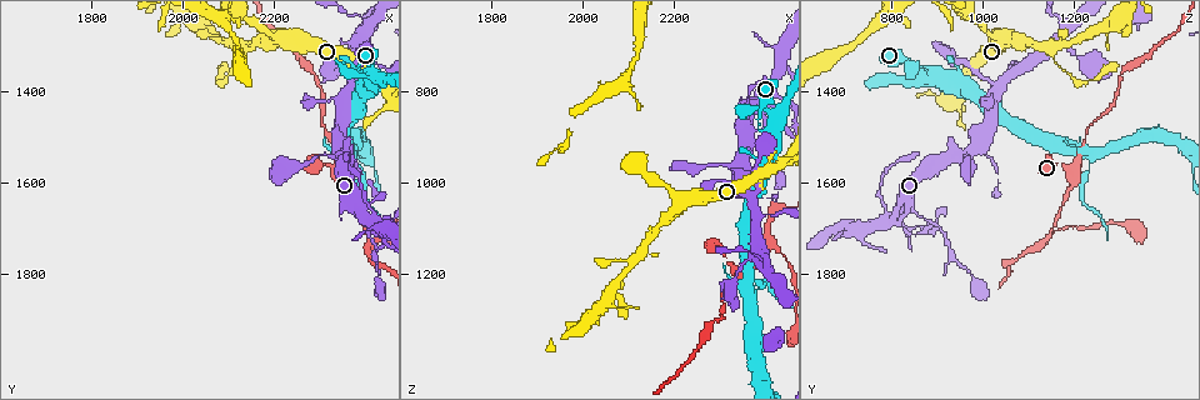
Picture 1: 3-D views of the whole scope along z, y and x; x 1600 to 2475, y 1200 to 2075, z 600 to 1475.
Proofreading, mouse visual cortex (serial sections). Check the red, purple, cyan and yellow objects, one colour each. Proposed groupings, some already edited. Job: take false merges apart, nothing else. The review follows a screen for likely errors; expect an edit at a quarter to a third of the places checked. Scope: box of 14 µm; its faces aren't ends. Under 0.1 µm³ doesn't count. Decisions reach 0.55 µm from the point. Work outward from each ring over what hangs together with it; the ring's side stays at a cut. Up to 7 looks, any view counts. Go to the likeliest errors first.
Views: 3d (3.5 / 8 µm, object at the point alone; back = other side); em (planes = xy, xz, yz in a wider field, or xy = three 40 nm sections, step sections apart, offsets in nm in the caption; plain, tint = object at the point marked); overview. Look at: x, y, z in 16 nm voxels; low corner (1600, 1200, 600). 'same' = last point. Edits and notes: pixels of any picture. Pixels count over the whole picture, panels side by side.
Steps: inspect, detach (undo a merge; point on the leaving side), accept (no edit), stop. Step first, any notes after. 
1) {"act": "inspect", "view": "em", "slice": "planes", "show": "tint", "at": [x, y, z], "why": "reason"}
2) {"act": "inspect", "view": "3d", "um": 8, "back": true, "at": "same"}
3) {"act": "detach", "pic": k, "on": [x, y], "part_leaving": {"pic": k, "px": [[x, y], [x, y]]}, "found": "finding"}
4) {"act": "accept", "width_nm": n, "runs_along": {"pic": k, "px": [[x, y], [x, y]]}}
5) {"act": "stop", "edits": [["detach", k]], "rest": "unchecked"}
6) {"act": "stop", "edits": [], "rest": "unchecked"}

{"act": "inspect", "view": "3d", "um": 3.5, "back": true, "at": [2410, 1730, 1140], "why": "arms part here"}

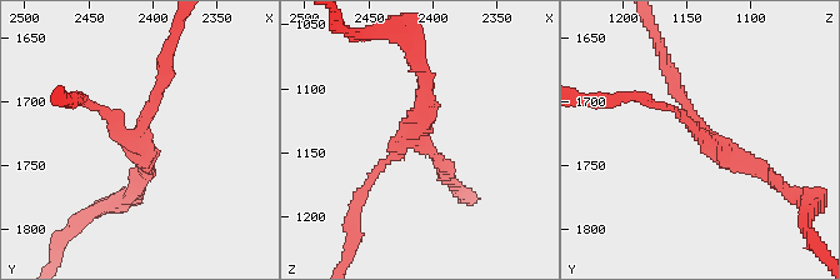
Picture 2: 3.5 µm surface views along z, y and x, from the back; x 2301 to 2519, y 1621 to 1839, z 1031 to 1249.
{"act": "inspect", "view": "em", "slice": "xy", "step": 3, "show": "tint", "at": [2410, 1722, 1140], "why": "need the tissue"}

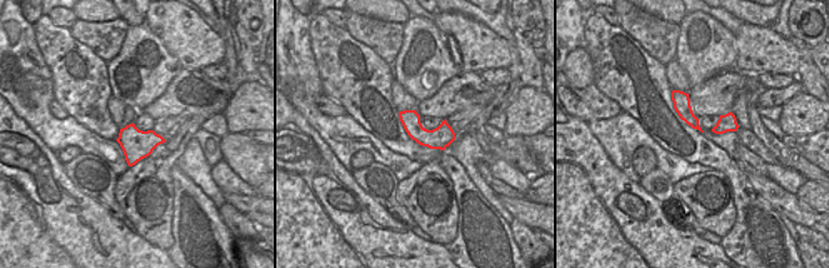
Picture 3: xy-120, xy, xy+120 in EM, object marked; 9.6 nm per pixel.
{"act": "accept", "arm_widths_nm": [100, 200, 200], "found": "one cell here"}

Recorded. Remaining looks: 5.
{"act": "inspect", "view": "3d", "um": 3.5, "at": [2405, 1670, 865], "why": "thick turns thin"}

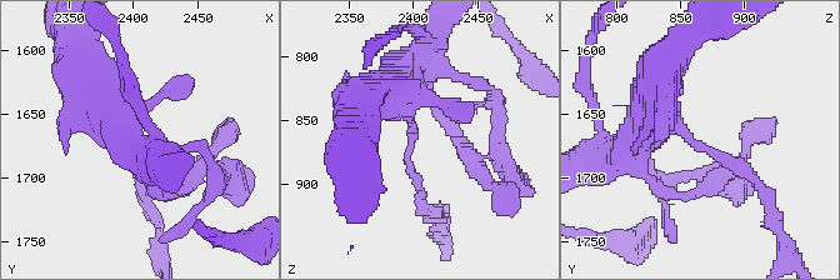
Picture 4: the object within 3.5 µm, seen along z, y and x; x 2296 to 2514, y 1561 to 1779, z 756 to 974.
{"act": "inspect", "view": "em", "slice": "xy", "step": 1, "show": "tint", "at": [2400, 1676, 866], "arm_widths_nm": [150, 500], "why": "shape alone is not enough"}

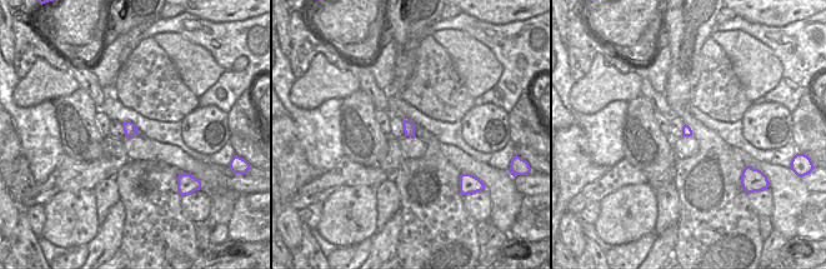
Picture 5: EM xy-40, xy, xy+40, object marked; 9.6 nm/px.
{"act": "accept", "runs_along": {"pic": 4, "px": [[653, 96], [660, 120], [746, 165], [761, 189]]}, "found": "one cell here"}

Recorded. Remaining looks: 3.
{"act": "inspect", "view": "3d", "um": 3.5, "at": [2365, 1540, 1230]}

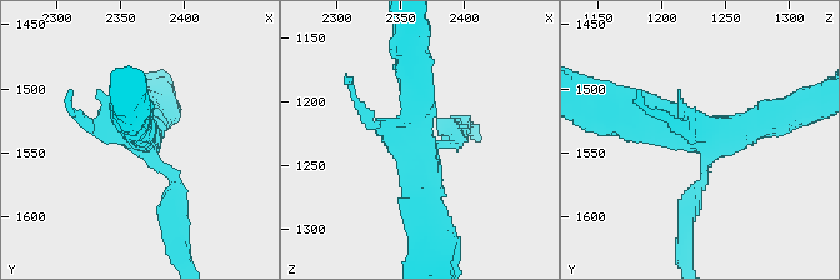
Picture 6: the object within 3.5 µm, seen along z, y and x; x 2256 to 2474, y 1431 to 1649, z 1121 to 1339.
{"act": "inspect", "view": "em", "slice": "xy", "step": 1, "show": "tint", "at": [2364, 1534, 1234], "why": "now the EM"}

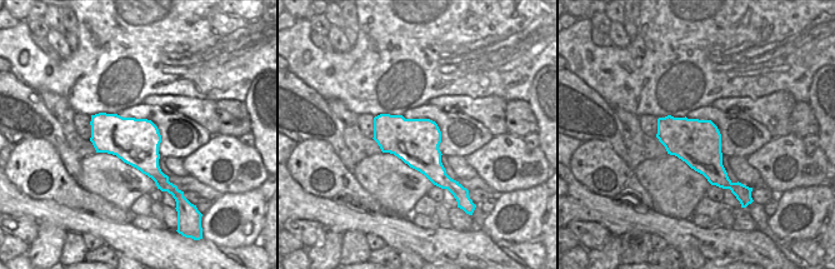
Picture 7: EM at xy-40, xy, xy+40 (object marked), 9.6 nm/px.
{"act": "detach", "pic": 6, "on": [169, 206], "part_leaving": {"pic": 6, "px": [[164, 171], [173, 179], [180, 259]]}, "found": "a second cell is stuck on"}

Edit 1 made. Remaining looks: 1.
{"act": "stop", "edits": [["detach", 6]], "rest": "unchecked"}

